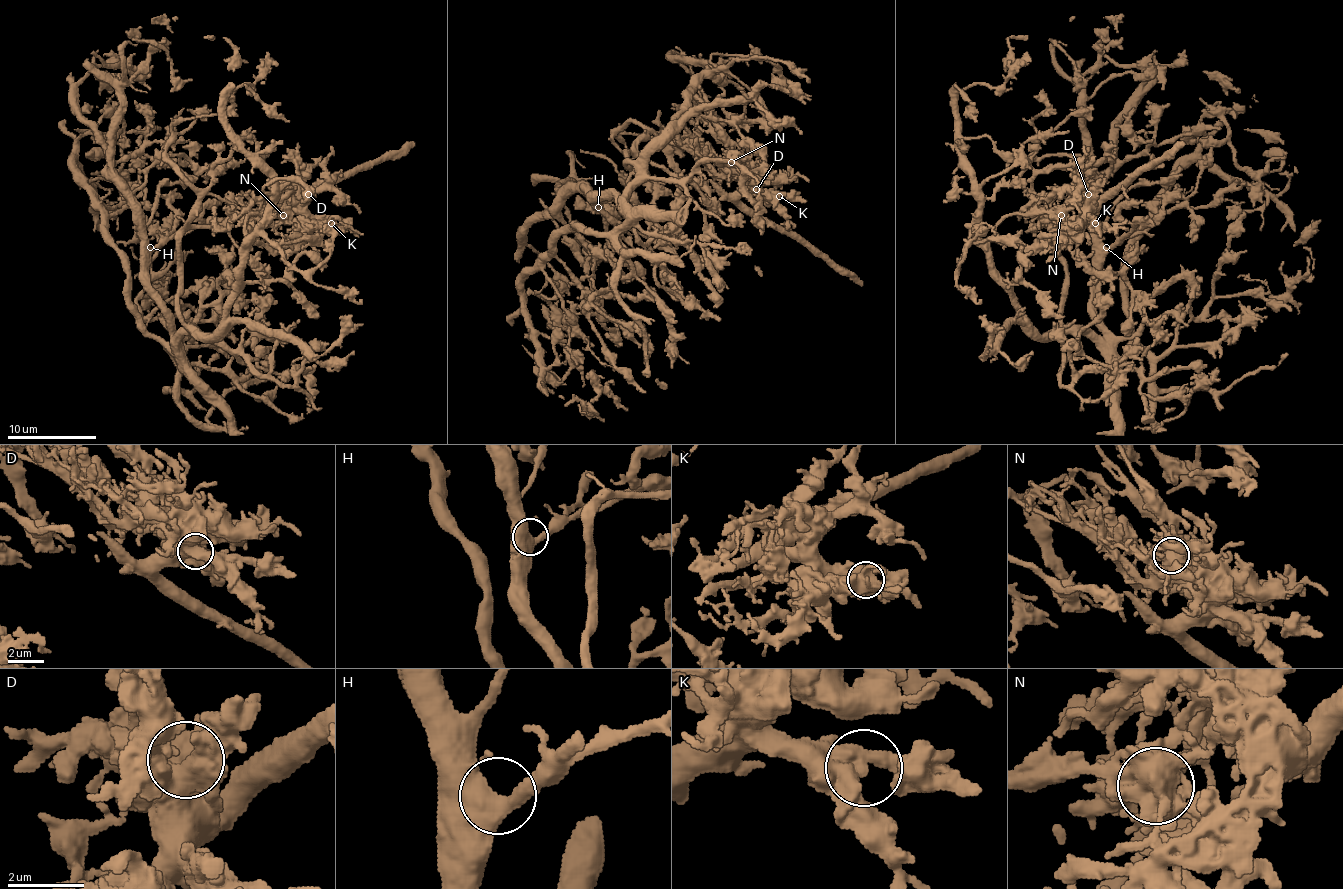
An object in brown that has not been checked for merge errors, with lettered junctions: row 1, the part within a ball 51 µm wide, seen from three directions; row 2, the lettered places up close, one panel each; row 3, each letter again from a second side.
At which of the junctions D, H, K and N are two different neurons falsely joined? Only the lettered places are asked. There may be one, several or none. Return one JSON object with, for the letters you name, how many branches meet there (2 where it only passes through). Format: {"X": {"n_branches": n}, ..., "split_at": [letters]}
{"N": {"n_branches": 7}, "split_at": ["N"]}

